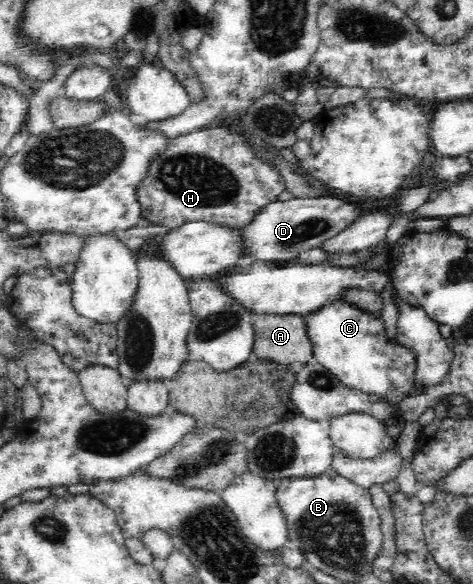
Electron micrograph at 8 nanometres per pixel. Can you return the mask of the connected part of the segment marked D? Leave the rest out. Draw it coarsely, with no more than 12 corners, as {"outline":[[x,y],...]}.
{"outline":[[335,196],[268,204],[244,231],[254,260],[301,253],[368,214]]}

